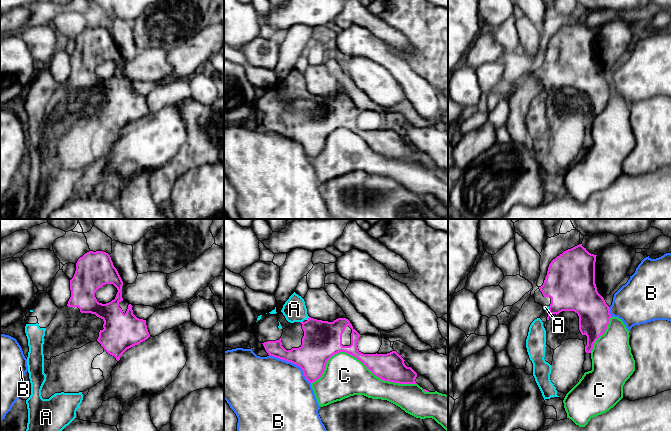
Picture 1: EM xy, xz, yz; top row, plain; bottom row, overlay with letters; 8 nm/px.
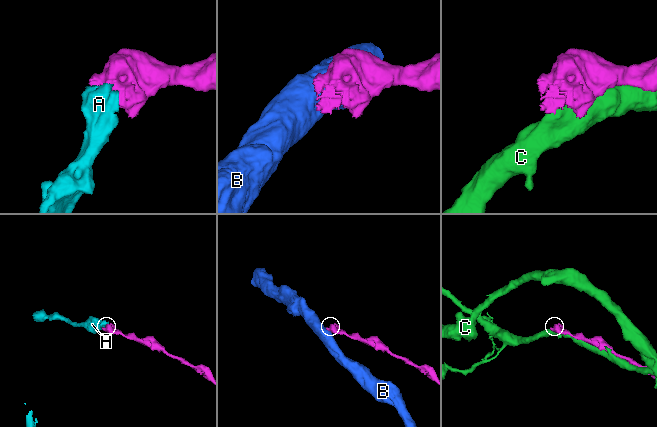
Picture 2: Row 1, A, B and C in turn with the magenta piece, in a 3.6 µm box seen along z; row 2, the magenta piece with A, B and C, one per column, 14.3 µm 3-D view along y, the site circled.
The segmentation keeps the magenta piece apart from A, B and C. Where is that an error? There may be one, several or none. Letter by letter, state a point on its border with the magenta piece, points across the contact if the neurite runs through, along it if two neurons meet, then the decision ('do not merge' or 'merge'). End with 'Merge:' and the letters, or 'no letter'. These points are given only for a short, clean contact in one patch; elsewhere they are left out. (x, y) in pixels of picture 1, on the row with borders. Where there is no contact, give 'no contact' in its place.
A: meets magenta in xz at (308, 319); merge
B: meets magenta in xz at (292, 362); do not merge
C: meets magenta in xz at (360, 360); do not merge
Merge: A

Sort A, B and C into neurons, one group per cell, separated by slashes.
A / B / C

